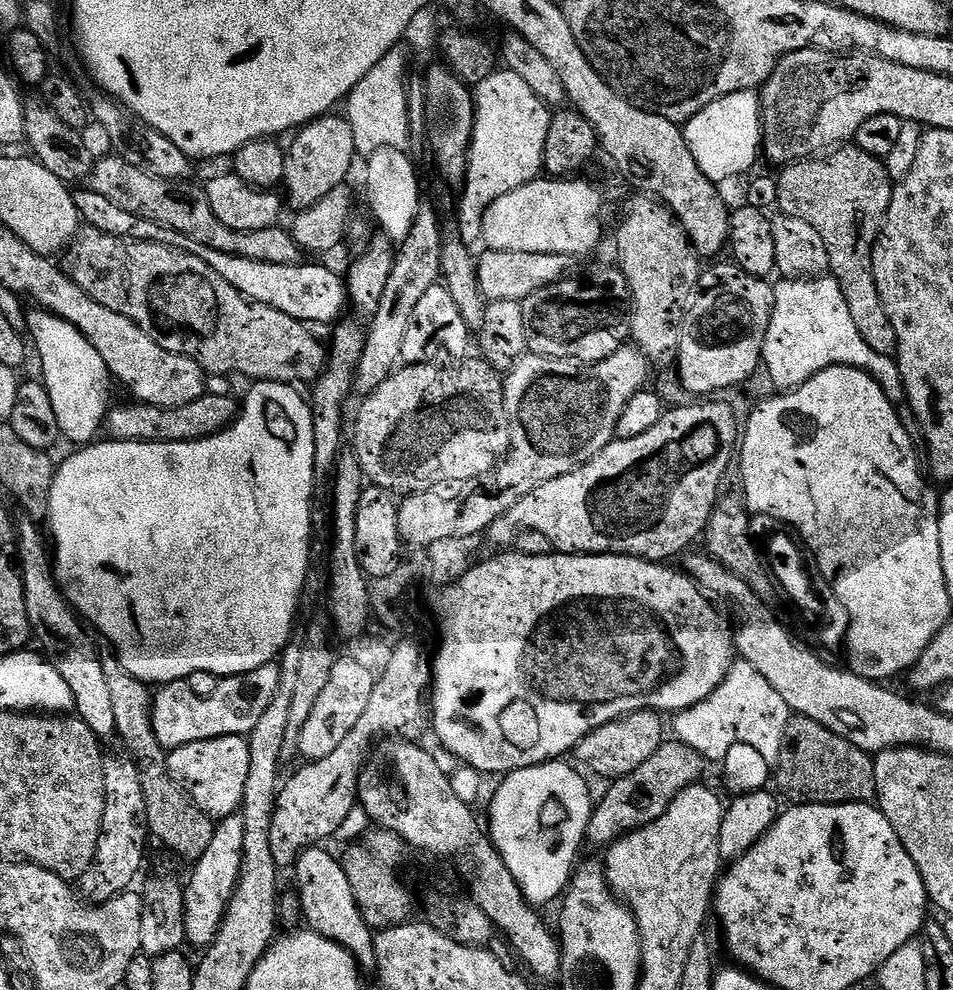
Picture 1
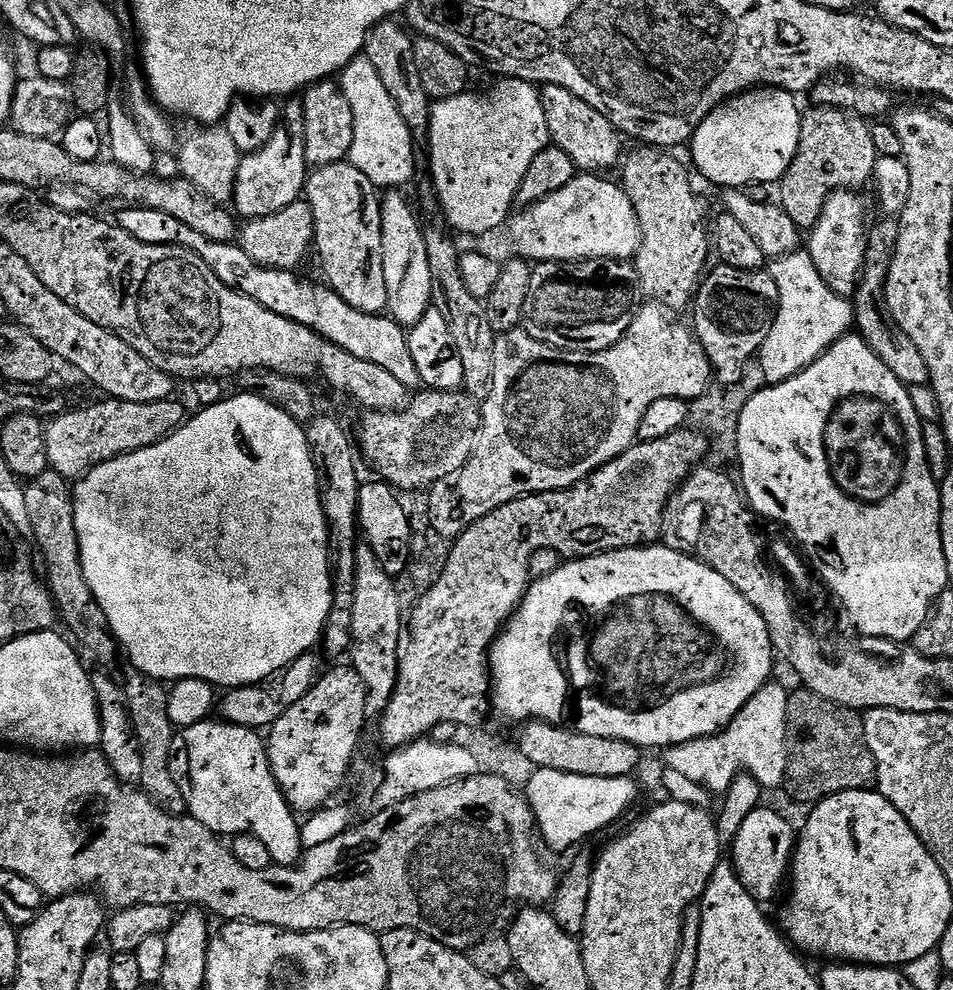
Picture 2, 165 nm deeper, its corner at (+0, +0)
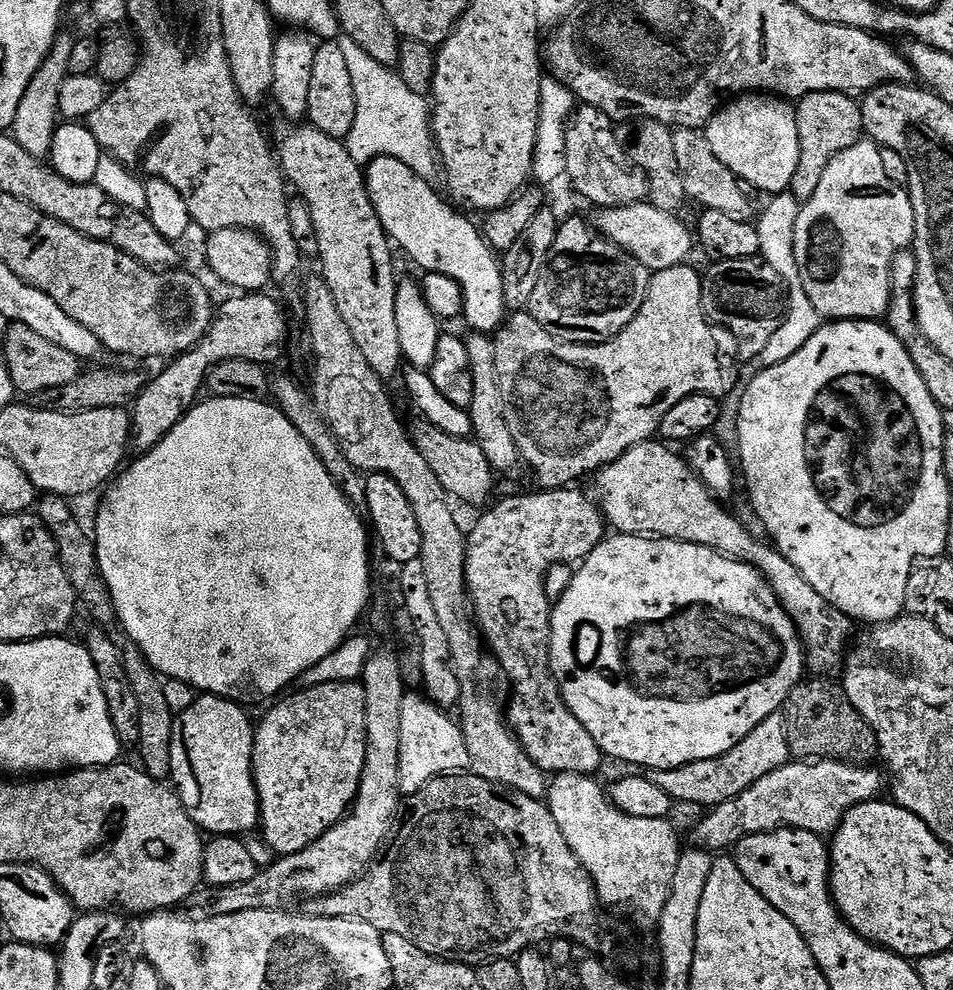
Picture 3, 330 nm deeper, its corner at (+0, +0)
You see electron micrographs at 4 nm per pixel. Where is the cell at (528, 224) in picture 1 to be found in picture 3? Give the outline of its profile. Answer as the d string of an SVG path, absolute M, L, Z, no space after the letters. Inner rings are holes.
M650 202L627 204L621 208L605 208L595 214L596 231L634 258L638 258L638 262L642 262L642 266L646 266L649 273L670 270L670 266L685 263L692 252L692 244L694 248L694 236L689 225L687 228L679 220L679 215L658 210Z

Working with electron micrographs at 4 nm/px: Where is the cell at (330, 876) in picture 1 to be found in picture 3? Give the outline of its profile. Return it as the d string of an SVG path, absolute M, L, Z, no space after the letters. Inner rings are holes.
M207 694L197 695L196 701L184 713L178 716L178 722L172 731L172 774L171 783L180 794L180 800L184 804L184 809L190 814L190 818L205 833L215 834L218 836L234 836L237 834L245 834L244 832L257 831L260 823L260 795L256 789L254 782L254 774L252 773L252 755L254 754L254 720L251 720L246 713L243 712L241 705L235 700L227 700L224 696L210 696Z

